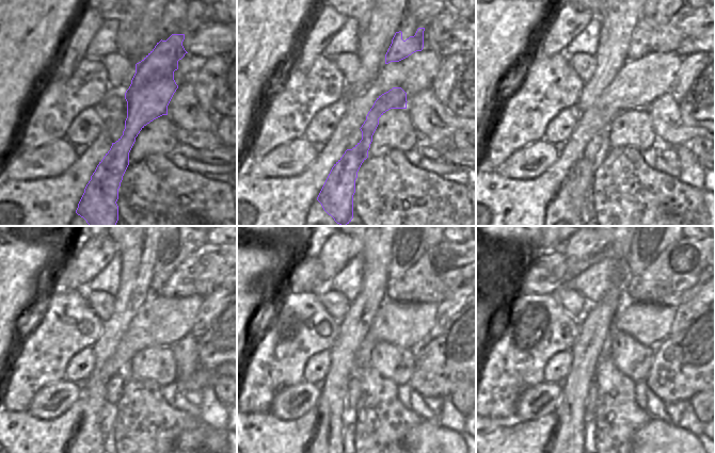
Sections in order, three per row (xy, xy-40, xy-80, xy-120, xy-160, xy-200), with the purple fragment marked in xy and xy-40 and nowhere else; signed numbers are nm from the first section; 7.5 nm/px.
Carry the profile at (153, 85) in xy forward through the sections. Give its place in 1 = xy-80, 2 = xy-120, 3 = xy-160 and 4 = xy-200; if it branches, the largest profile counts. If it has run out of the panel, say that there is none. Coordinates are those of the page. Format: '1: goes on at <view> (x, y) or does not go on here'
1: goes on at xy-80 (578, 182)
2: goes on at xy-120 (157, 281)
3: goes on at xy-160 (394, 274)
4: goes on at xy-200 (631, 271)

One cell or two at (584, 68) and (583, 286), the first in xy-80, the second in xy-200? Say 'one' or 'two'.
two

